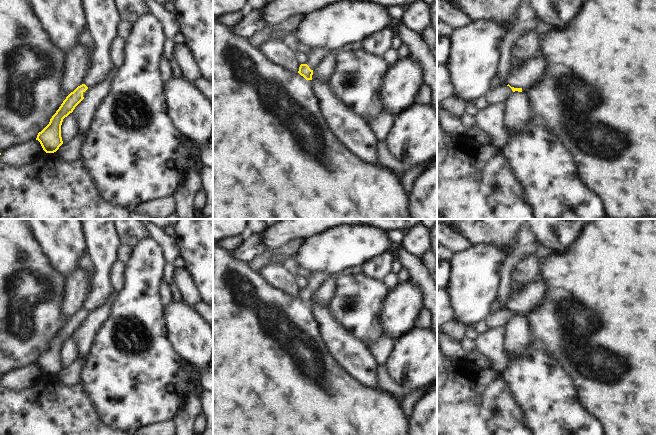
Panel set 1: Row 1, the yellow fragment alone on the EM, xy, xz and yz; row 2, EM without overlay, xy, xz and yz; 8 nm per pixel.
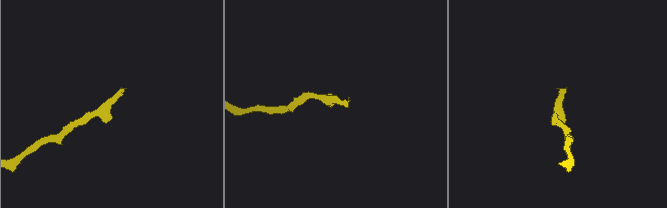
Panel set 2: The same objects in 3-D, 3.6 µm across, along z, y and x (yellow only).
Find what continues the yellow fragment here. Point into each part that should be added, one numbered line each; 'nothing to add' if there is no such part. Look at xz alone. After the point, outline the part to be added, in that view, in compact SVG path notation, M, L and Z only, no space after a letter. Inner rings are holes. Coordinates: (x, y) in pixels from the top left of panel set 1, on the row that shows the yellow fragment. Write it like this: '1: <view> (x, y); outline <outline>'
1: xz (317, 55); outline M315 48L309 55L309 62L307 65L311 70L315 70L319 64L333 52L335 51L326 48Z

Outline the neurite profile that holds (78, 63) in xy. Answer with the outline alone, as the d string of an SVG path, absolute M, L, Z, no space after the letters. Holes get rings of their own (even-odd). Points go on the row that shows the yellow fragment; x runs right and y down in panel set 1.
M79 44L67 55L66 71L63 81L64 97L67 97L78 86L85 84L85 79L90 69L91 58L90 49L83 44Z

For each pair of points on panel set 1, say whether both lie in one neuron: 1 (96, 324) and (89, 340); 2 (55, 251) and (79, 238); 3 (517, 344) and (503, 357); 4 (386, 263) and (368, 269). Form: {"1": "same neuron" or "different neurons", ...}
{"1": "same neuron", "2": "same neuron", "3": "different neurons", "4": "same neuron"}

